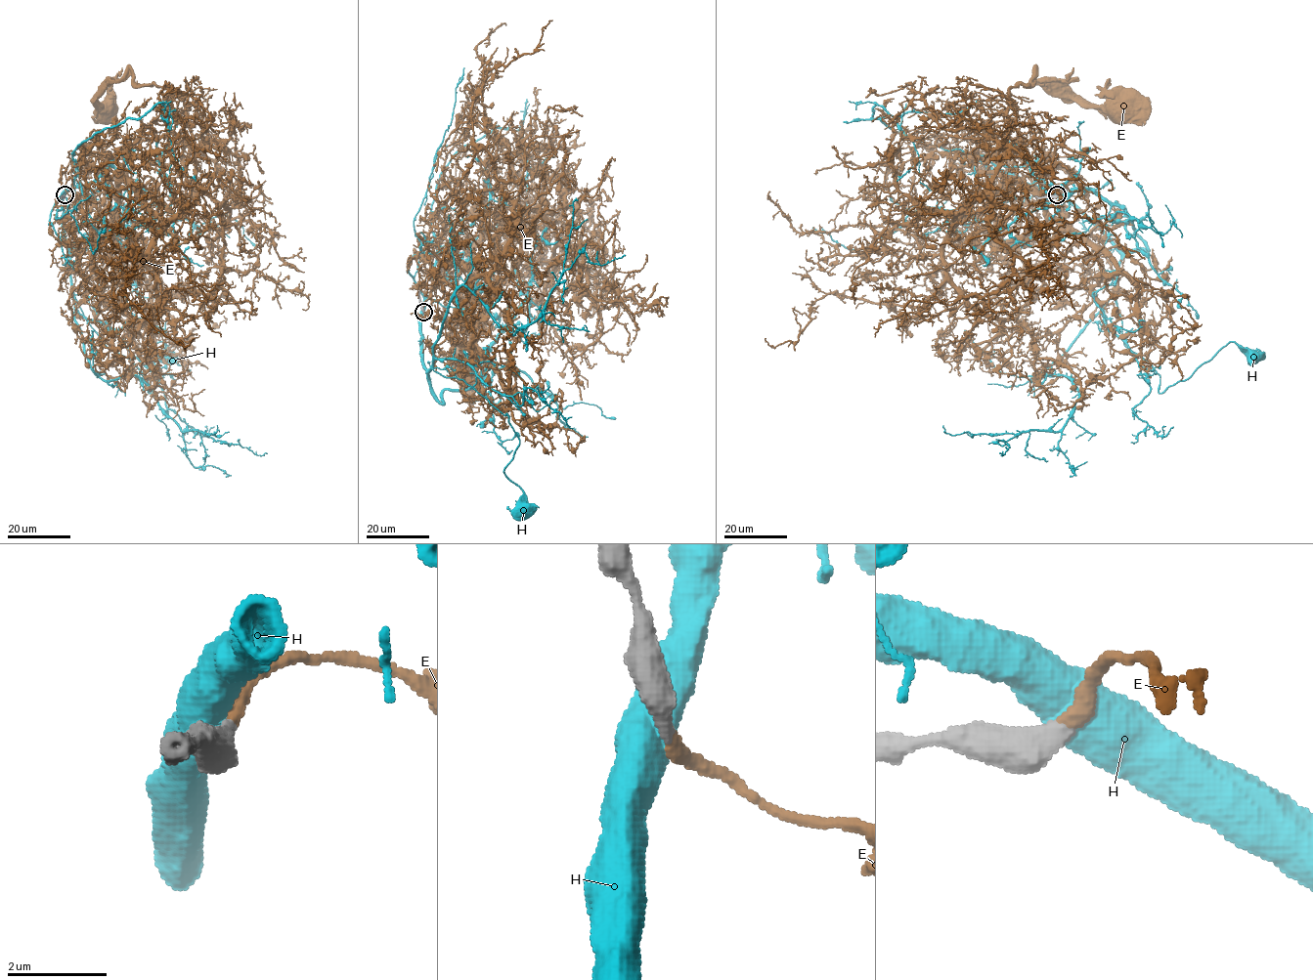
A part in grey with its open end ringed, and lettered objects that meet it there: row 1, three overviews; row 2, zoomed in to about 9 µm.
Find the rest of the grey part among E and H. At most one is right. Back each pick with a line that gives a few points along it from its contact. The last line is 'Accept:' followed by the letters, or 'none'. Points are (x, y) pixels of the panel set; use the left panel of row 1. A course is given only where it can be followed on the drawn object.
E: Its course: (65, 195), (143, 164), (179, 172), (192, 154), (185, 103), (166, 87), (125, 74), (97, 95), (107, 110)
Accept: E

